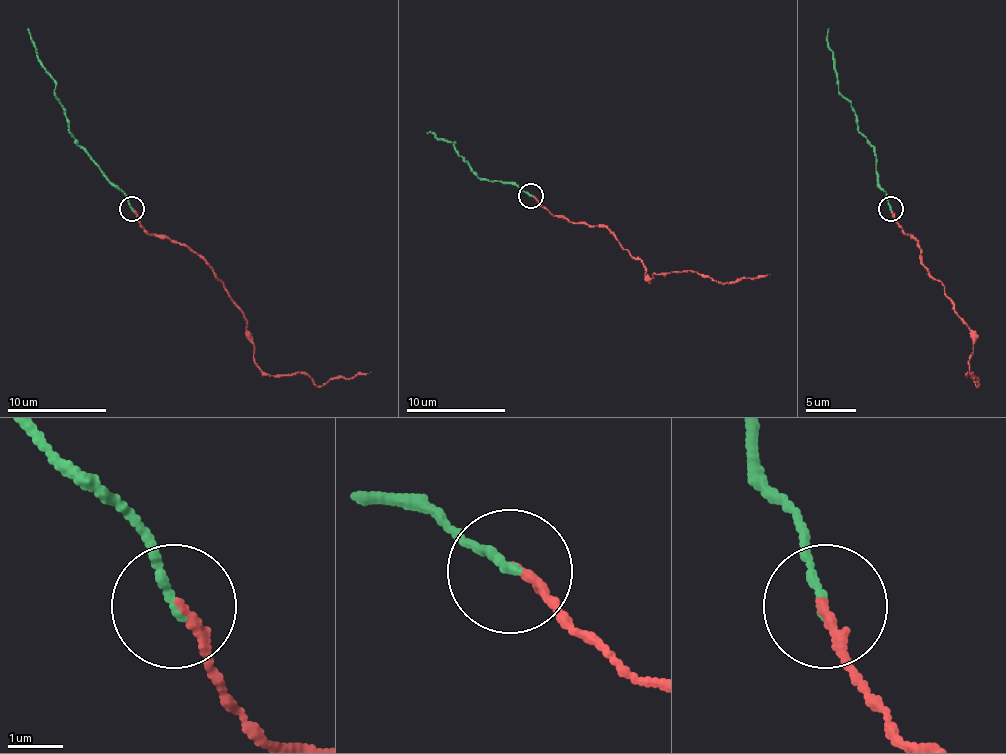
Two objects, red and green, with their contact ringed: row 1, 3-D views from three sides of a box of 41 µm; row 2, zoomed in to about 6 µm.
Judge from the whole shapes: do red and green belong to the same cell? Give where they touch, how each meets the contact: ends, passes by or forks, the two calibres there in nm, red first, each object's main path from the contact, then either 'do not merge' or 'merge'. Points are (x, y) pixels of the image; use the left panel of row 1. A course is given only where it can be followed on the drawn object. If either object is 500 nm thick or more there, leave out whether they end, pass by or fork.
at (131, 209); red ends there; green ends there; 150 nm thick on the red side, 150 nm on the other; red runs (131, 208), (155, 236), (185, 243), (223, 283), (265, 373), (300, 373), (317, 385), (370, 373); green runs (131, 208), (128, 198), (68, 128), (66, 111), (53, 94), (56, 89), (28, 29); merge

